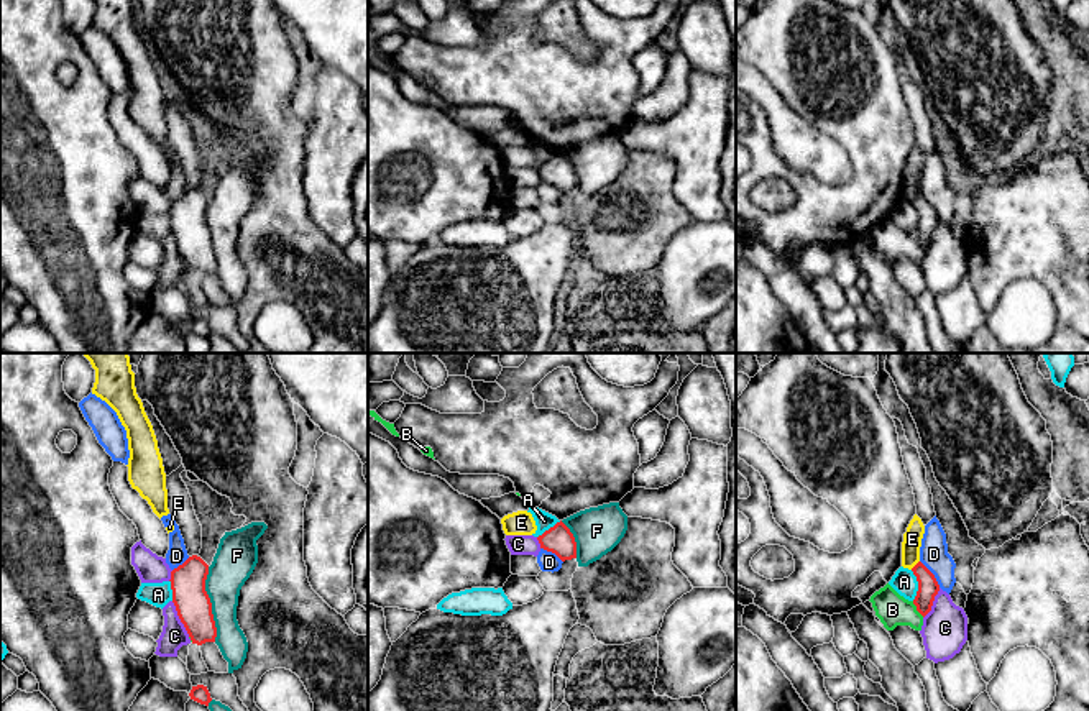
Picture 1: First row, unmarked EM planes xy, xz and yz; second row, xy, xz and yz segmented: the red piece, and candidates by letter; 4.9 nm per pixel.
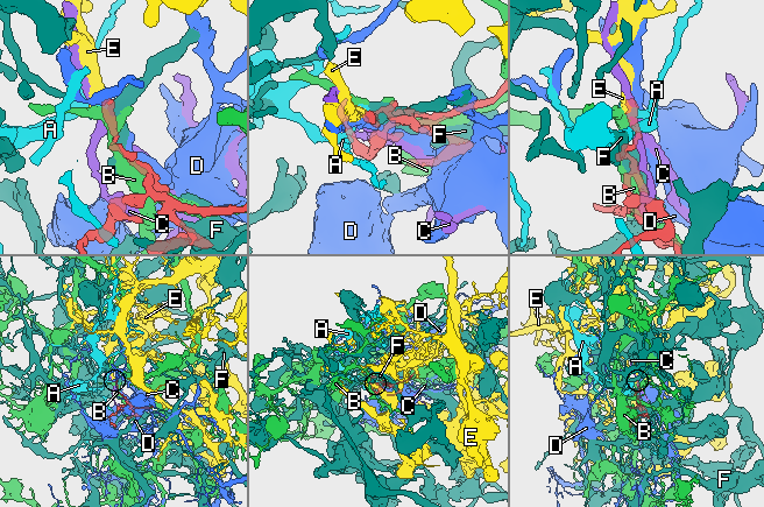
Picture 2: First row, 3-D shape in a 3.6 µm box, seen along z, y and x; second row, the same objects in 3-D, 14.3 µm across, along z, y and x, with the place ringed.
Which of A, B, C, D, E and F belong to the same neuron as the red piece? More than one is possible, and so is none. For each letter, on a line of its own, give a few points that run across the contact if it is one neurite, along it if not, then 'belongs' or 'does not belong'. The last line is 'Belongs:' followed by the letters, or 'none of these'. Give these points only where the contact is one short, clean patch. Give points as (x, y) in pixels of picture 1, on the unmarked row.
A: yz (910, 202), (917, 214), (914, 232) | does not belong
B: does not belong
C: does not belong
D: does not belong
E: yz (918, 192), (910, 201) | does not belong
F: does not belong
Belongs: none of these

